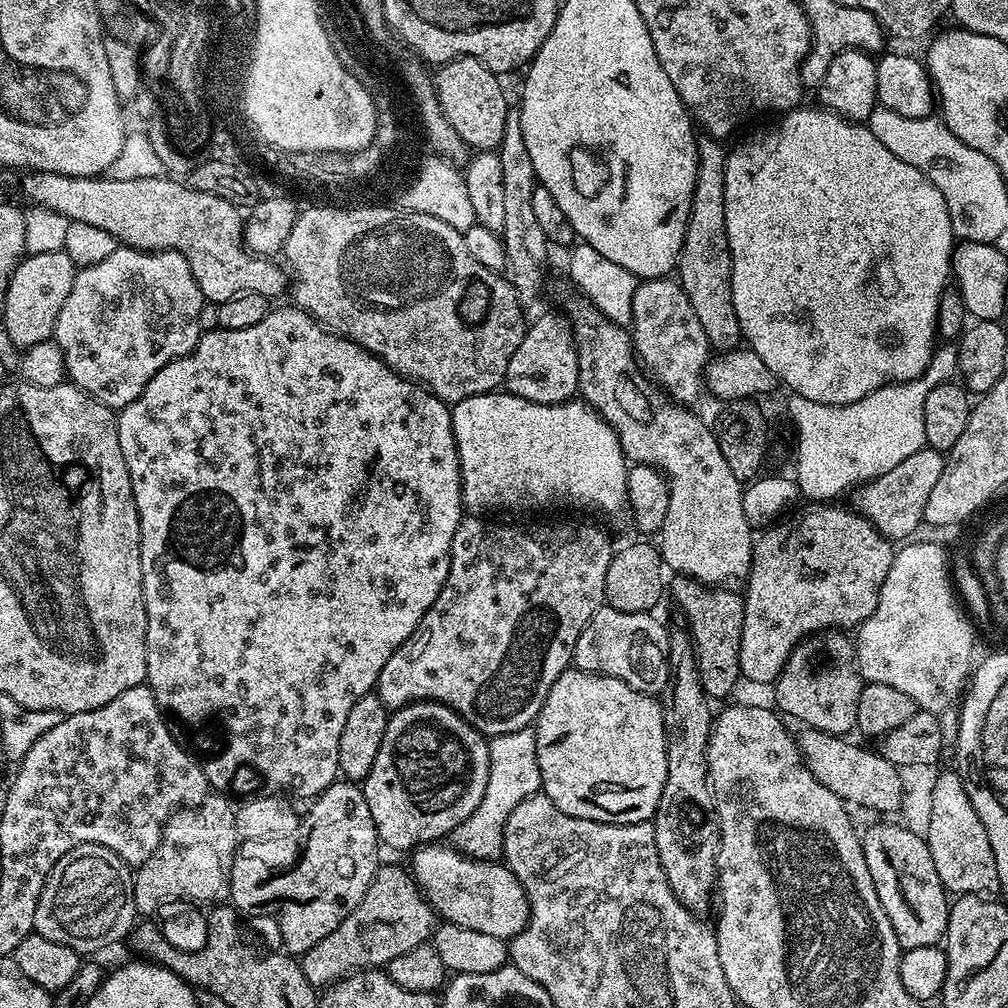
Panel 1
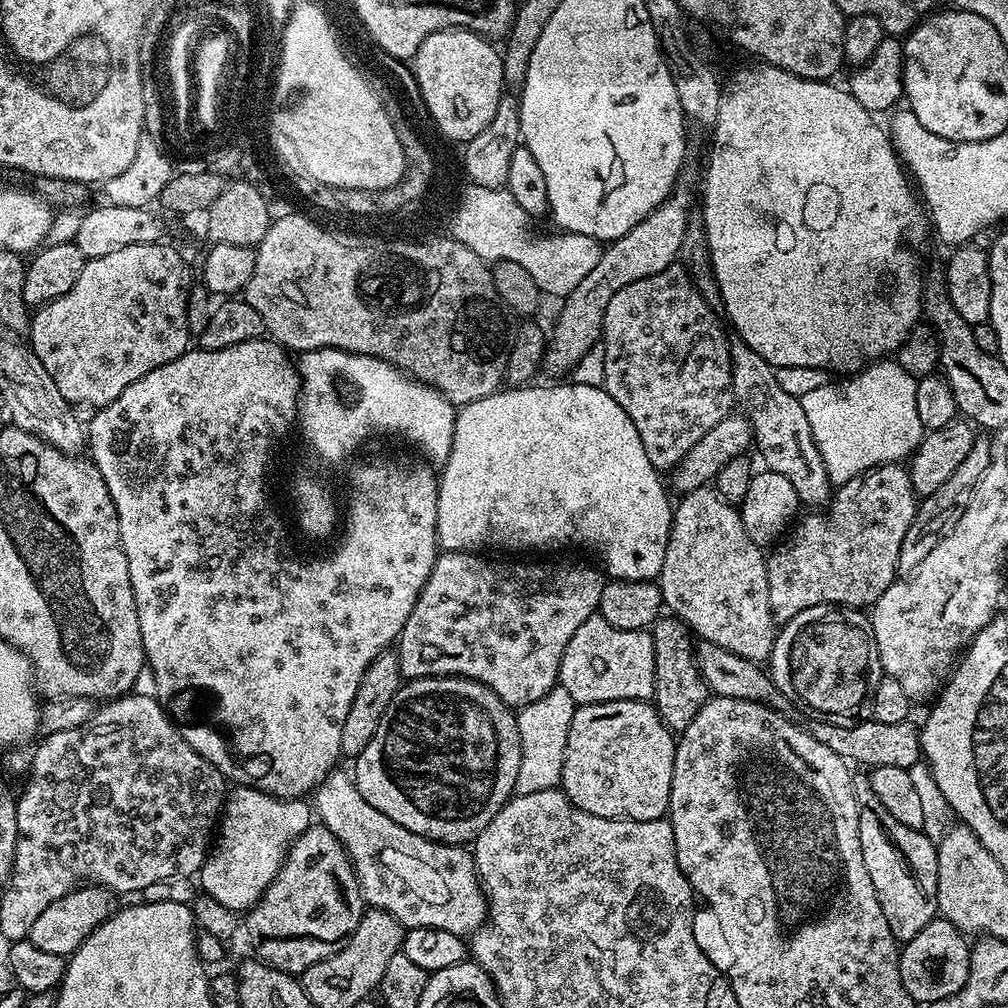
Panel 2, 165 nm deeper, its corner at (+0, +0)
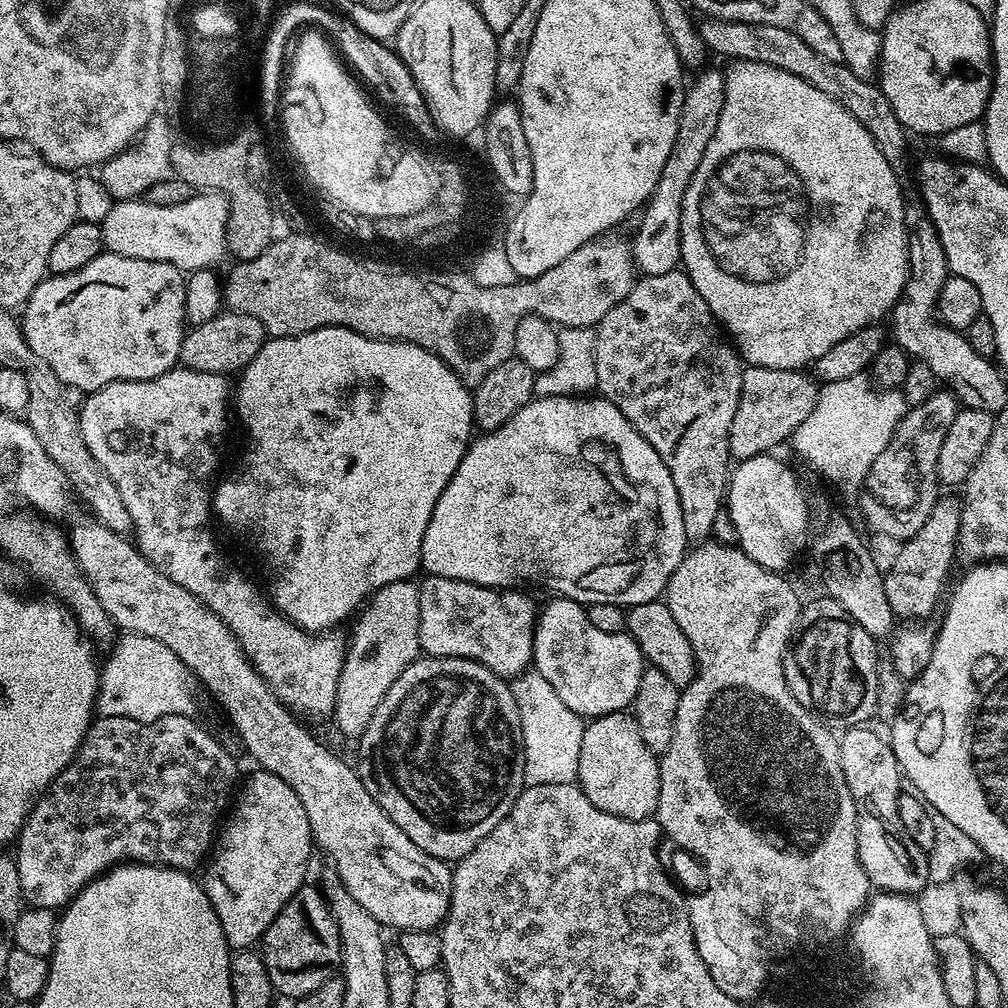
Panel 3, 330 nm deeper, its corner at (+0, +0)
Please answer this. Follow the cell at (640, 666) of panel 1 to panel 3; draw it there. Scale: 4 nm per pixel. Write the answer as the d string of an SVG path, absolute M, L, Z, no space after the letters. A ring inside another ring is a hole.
M552 598L552 601L550 601L545 608L543 605L543 607L539 609L536 618L532 664L534 665L535 671L540 672L542 678L546 678L546 682L550 682L550 686L554 686L554 691L558 693L558 698L562 698L562 702L566 702L566 706L570 706L570 710L574 710L579 716L585 718L595 718L597 716L605 716L611 712L625 711L625 709L635 701L636 695L638 694L638 682L642 682L642 674L646 667L646 661L642 650L638 646L638 642L634 642L634 638L628 635L627 631L606 634L606 630L598 630L598 626L594 626L594 622L590 622L588 609L585 605L578 603L577 600L565 600L563 598Z

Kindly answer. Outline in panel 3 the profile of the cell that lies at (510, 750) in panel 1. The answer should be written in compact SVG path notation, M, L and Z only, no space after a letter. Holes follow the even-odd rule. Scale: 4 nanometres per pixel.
M529 670L515 677L510 687L518 706L524 743L524 782L529 788L551 784L571 784L578 774L578 754L582 754L585 717L579 716L554 691L542 674Z

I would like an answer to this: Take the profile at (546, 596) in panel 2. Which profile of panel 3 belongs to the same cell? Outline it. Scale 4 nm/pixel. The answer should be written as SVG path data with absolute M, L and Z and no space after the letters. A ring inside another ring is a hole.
M425 575L423 577L424 581L419 581L418 587L420 590L420 651L421 653L427 654L429 656L457 656L463 660L473 660L478 662L482 666L489 668L495 676L503 676L505 678L515 678L518 676L523 676L525 672L529 671L530 665L532 664L532 651L534 650L534 634L536 633L536 618L538 615L538 604L535 604L530 597L527 596L527 591L517 590L514 588L487 588L486 586L478 586L474 582L462 582L458 578L446 578L445 576L430 576Z

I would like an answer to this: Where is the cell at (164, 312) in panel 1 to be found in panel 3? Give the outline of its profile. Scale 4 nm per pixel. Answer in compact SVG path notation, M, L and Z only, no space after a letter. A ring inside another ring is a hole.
M105 250L90 262L86 262L86 266L82 266L70 274L62 274L61 276L49 274L45 276L44 281L32 291L30 298L22 306L24 337L30 346L30 350L34 350L34 354L38 354L38 358L42 358L42 362L46 362L46 366L50 366L50 370L54 370L54 374L58 374L61 382L69 389L77 388L80 394L97 392L102 386L119 380L153 380L180 364L180 351L186 331L184 318L184 306L186 304L185 279L185 273L173 264L143 260L142 258L126 258Z

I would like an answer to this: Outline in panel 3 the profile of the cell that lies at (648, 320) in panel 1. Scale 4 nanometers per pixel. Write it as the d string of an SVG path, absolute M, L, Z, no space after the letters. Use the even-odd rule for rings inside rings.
M683 270L641 275L630 294L596 325L594 335L599 395L618 406L634 430L658 450L658 458L666 462L666 470L670 470L678 490L685 541L692 546L705 543L712 536L715 518L726 508L732 423L742 394L745 361L731 343L724 344L721 325Z

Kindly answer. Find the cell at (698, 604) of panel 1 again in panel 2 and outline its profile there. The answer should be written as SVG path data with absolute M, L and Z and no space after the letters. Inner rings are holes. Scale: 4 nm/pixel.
M671 614L661 615L650 629L654 642L654 694L652 700L660 721L679 734L694 722L698 710L710 698L702 674L696 668L694 636L687 624Z

